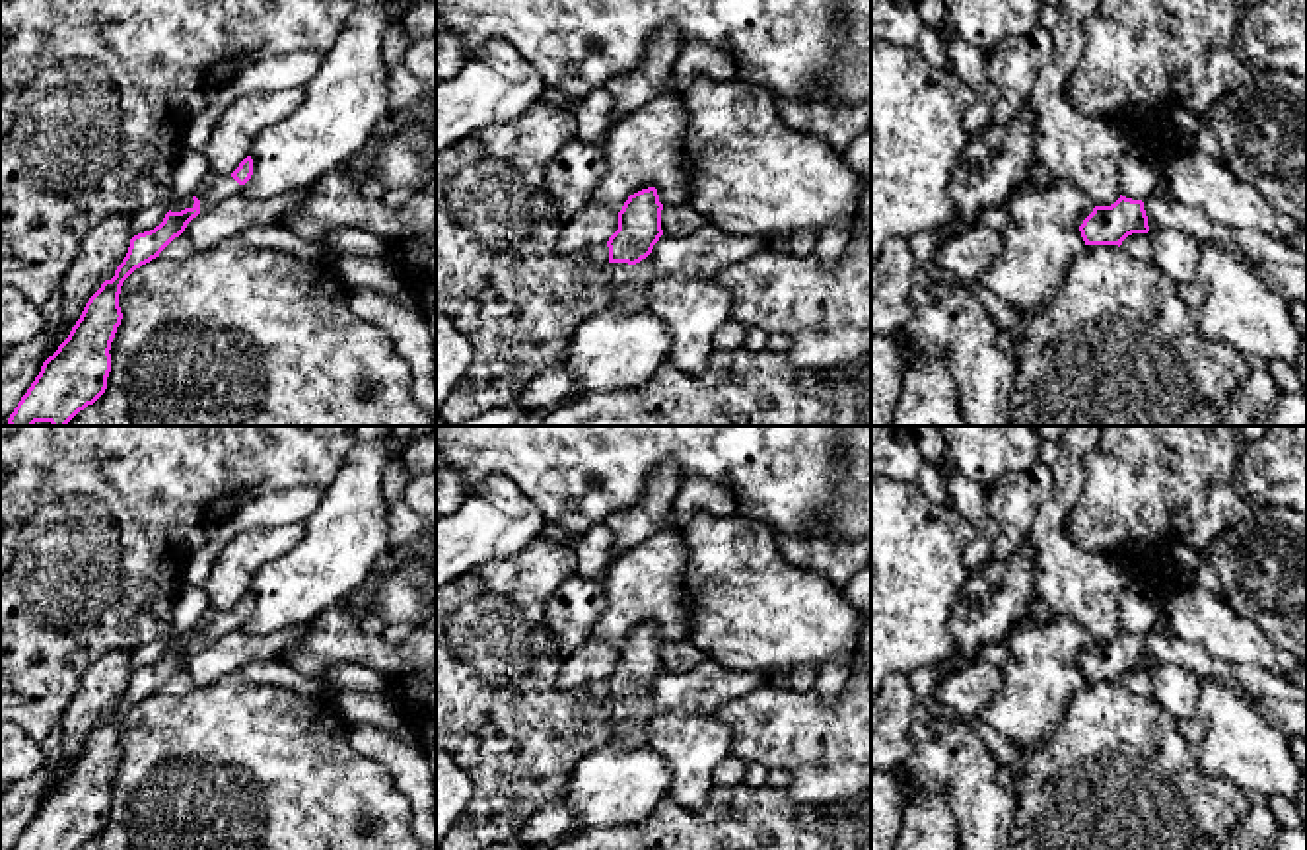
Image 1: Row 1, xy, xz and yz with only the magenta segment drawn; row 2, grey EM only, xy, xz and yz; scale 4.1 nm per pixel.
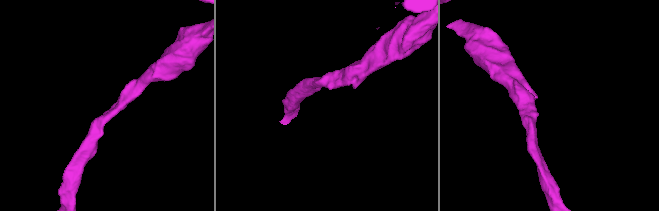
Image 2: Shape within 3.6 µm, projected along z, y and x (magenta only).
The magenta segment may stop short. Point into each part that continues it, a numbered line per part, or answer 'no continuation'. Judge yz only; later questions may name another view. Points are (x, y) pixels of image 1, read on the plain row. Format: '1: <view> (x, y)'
1: yz (1284, 703)

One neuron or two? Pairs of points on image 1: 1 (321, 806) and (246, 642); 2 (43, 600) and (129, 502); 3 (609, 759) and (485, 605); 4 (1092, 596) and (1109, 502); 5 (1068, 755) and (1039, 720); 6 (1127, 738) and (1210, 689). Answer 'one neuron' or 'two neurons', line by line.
1: two neurons
2: one neuron
3: two neurons
4: two neurons
5: two neurons
6: two neurons

